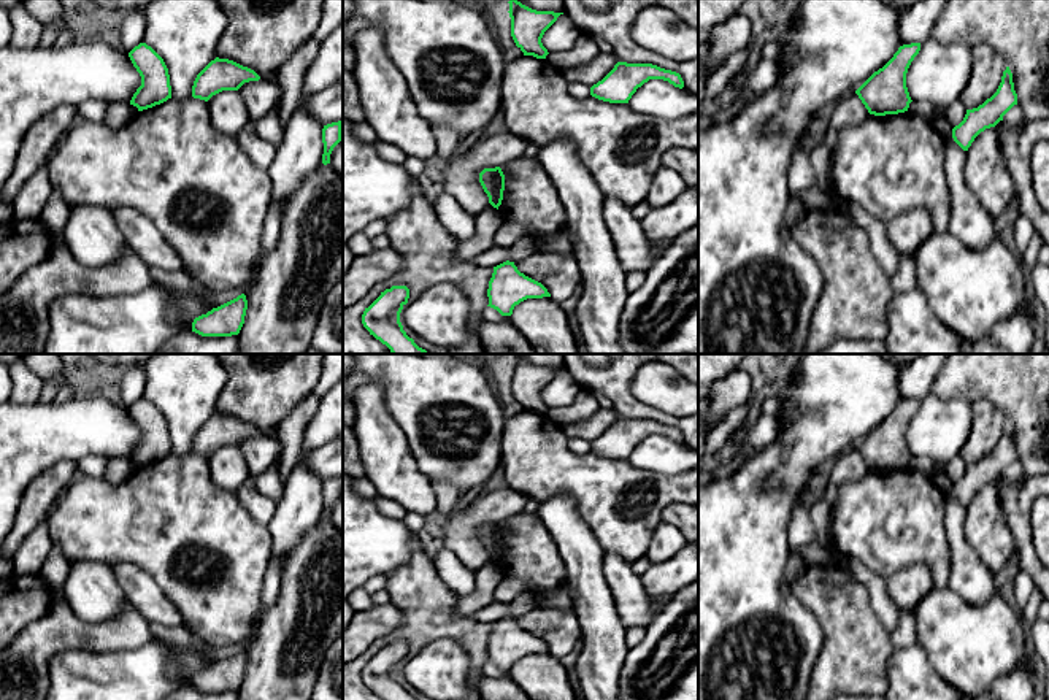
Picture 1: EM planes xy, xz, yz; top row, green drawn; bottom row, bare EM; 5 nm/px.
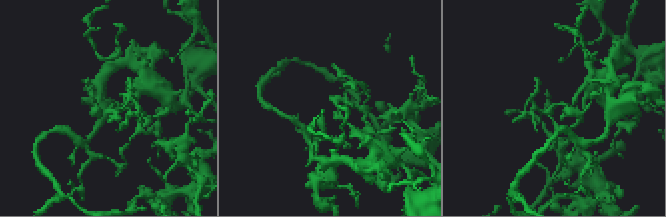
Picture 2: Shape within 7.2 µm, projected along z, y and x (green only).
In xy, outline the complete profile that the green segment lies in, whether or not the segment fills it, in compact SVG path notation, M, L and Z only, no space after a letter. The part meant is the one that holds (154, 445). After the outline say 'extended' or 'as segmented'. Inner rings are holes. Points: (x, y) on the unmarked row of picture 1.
M140 398L129 408L129 413L141 432L141 441L133 449L130 460L143 467L171 454L168 424L151 402Z | as segmented

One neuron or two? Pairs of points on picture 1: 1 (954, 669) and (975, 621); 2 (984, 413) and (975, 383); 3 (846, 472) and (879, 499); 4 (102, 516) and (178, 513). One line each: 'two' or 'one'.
1: one
2: two
3: two
4: one

